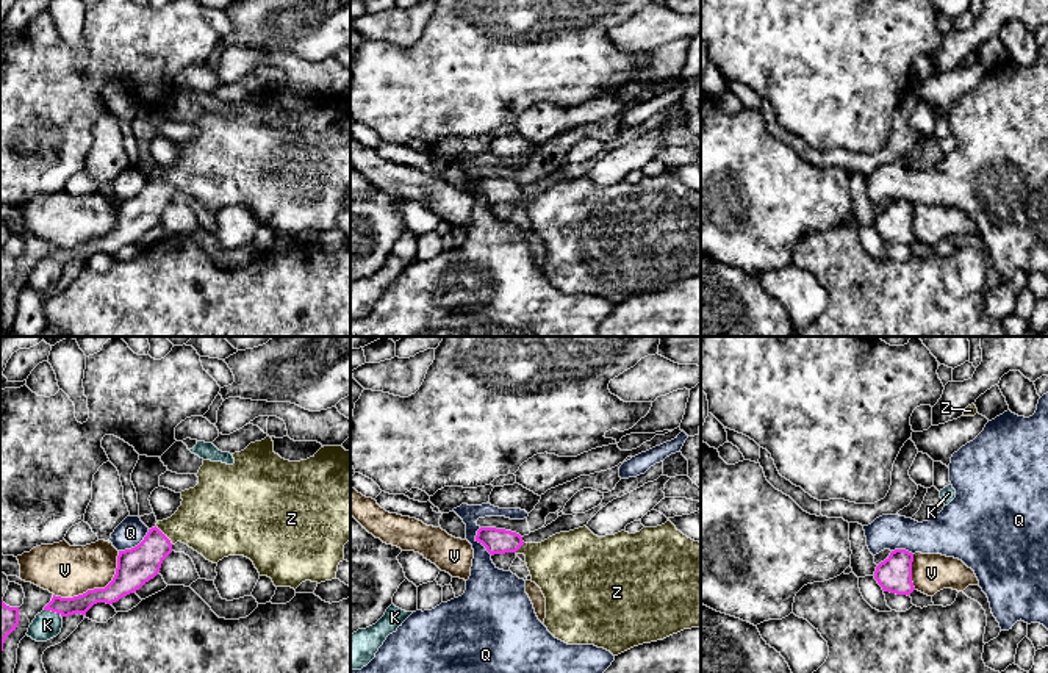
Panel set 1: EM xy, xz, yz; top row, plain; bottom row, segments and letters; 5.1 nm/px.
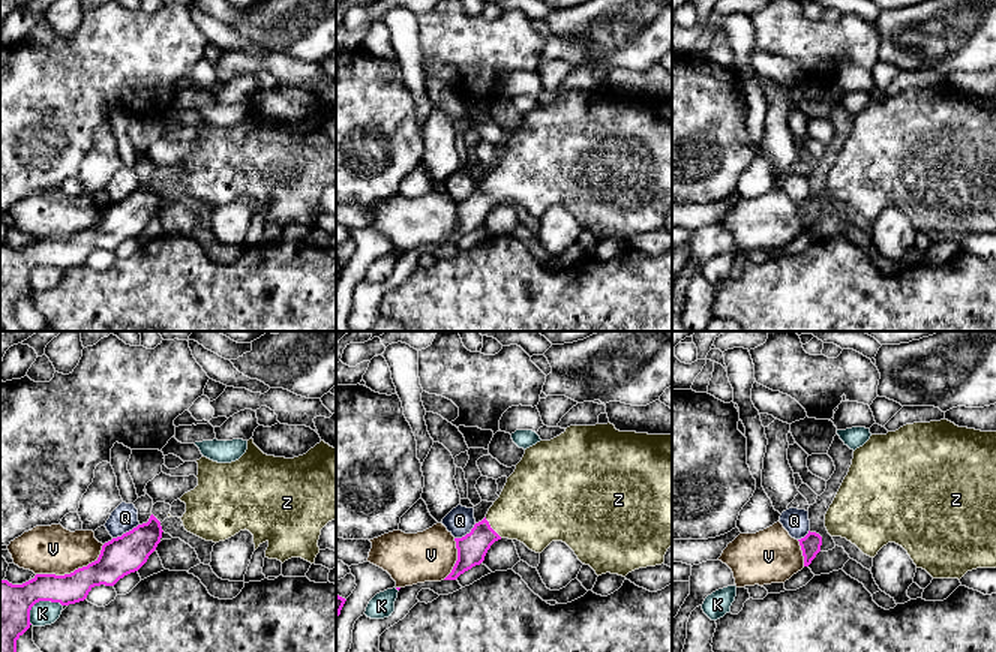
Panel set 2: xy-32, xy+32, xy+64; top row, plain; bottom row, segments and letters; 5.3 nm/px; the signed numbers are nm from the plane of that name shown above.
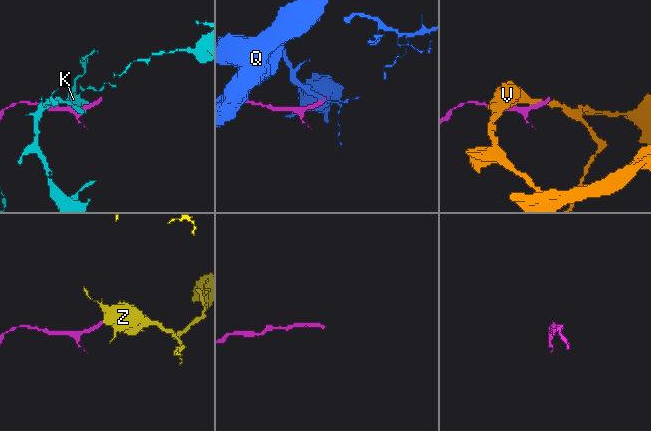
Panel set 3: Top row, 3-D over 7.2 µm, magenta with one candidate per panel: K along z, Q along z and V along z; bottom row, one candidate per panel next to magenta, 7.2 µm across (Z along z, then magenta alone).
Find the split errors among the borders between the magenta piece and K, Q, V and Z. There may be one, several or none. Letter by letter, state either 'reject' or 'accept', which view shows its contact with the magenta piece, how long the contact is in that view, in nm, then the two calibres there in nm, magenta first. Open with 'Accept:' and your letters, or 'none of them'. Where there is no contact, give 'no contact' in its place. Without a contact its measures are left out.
Accept: Z
K: reject | xy | 100 nm | 100/140 nm
Q: reject | xy | 200 nm | 190/150 nm
V: reject | xy | 420 nm | 190/260 nm
Z: accept | xy | 130 nm | 190/340 nm

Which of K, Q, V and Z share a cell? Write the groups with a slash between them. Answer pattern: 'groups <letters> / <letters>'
groups K / Q / V / Z

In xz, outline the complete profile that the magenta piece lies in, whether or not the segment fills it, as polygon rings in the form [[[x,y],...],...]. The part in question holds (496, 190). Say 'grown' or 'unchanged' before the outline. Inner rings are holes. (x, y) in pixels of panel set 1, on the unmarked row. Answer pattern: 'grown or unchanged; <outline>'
grown; [[[669,167],[665,174],[657,177],[643,177],[640,182],[635,183],[621,180],[615,185],[605,186],[598,186],[587,175],[583,175],[569,182],[555,183],[541,193],[524,193],[522,186],[511,180],[480,177],[477,180],[476,191],[482,193],[491,205],[505,202],[516,202],[526,205],[526,213],[532,225],[530,230],[541,238],[546,247],[544,275],[555,288],[568,294],[594,294],[598,297],[610,301],[613,305],[618,305],[633,296],[663,290],[684,279],[701,277],[701,193],[688,188],[680,180],[677,180],[676,175],[669,171]]]

